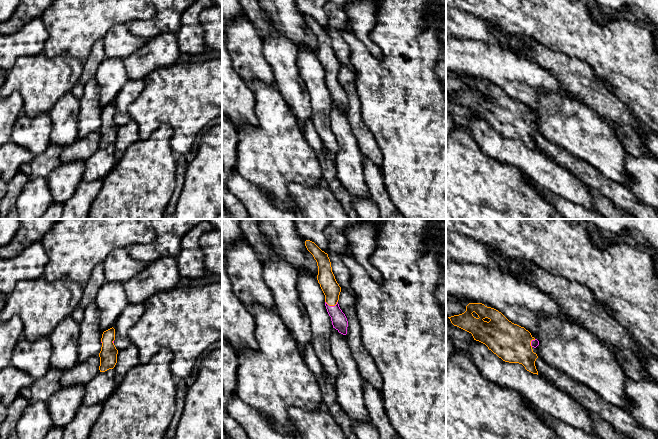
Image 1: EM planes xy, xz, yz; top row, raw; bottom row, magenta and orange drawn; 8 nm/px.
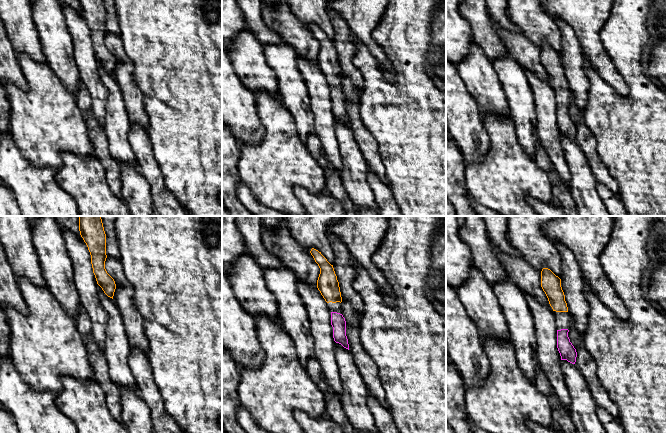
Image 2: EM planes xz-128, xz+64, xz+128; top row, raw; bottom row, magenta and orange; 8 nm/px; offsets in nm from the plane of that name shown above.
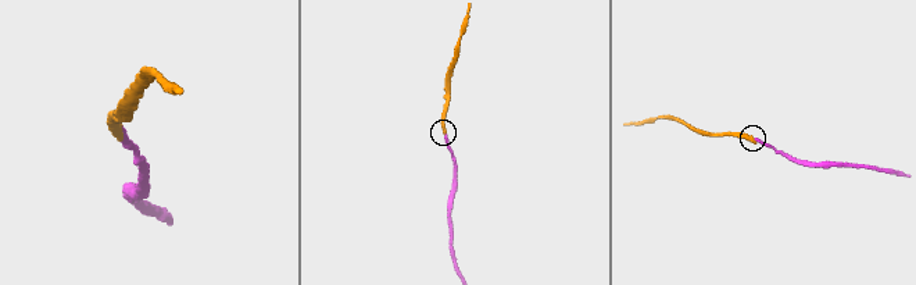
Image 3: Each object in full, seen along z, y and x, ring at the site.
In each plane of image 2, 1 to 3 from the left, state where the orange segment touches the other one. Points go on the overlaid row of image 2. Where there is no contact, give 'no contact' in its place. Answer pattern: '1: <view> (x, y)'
1: no contact
2: no contact
3: no contact

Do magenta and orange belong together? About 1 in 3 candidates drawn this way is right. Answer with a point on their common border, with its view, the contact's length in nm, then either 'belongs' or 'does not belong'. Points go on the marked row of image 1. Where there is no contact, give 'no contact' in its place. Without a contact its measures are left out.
contact xz (331, 306); length 110 nm; belongs

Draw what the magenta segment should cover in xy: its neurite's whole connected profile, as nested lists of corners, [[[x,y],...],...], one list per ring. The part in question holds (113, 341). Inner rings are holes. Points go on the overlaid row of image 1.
[[[112,327],[103,332],[101,342],[102,347],[99,353],[100,357],[100,372],[105,372],[113,369],[117,363],[118,350],[114,345],[115,329]]]

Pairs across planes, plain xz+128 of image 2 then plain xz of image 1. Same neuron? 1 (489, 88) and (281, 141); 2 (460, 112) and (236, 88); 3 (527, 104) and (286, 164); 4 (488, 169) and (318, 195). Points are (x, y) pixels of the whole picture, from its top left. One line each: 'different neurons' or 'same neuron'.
1: different neurons
2: same neuron
3: different neurons
4: different neurons

